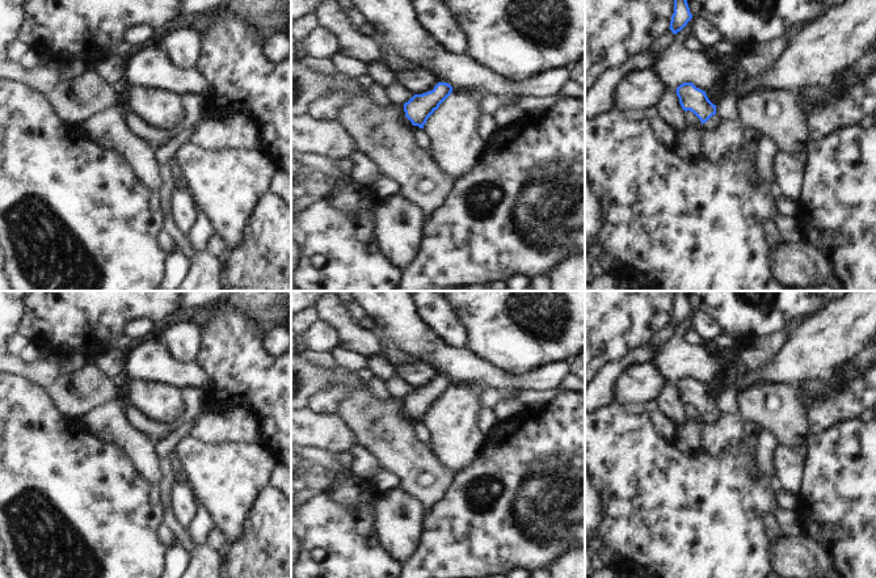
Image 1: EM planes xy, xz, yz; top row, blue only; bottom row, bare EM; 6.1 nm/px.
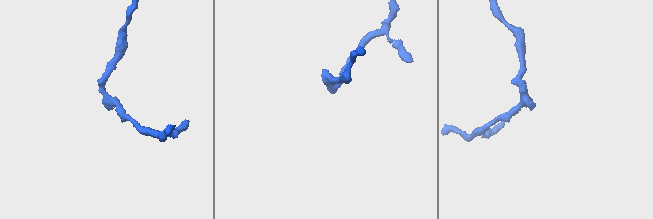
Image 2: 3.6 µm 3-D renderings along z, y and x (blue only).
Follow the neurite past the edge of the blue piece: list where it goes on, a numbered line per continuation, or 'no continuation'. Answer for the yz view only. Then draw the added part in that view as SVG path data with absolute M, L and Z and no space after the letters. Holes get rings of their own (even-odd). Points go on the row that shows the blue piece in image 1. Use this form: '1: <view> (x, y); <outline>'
1: yz (714, 121); M716 113L706 123L703 123L702 127L704 131L709 131L713 130L721 121L723 118Z

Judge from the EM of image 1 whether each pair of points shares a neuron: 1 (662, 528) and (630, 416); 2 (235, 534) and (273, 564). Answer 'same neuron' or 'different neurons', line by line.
1: same neuron
2: different neurons

